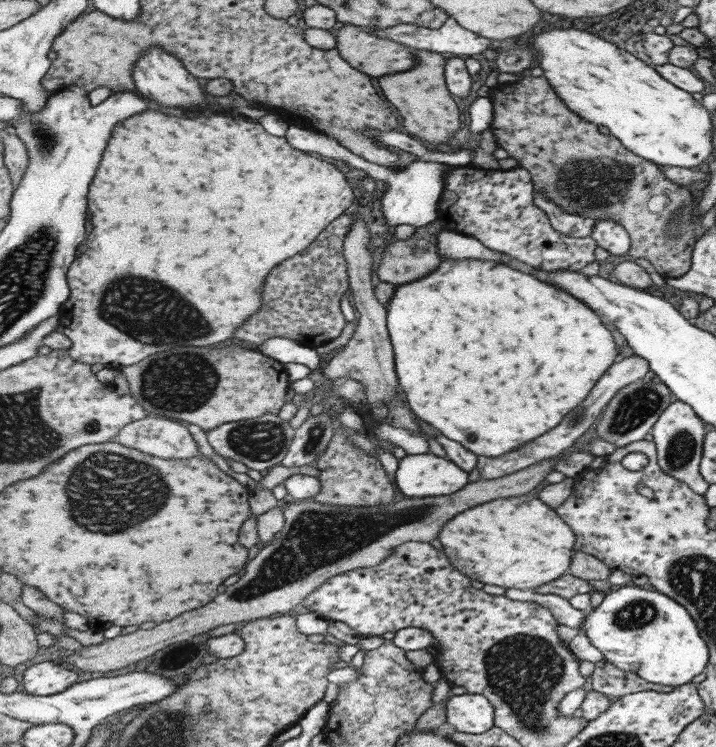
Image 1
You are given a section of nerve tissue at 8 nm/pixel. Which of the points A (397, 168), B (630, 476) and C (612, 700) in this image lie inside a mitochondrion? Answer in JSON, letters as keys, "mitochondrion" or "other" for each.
{"A":"other","B":"other","C":"other"}

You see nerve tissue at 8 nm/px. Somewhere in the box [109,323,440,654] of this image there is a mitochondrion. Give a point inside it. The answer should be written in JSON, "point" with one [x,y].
{"point":[183,382]}

